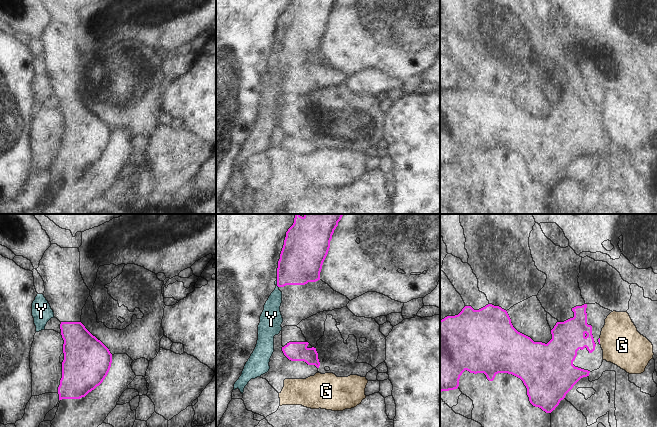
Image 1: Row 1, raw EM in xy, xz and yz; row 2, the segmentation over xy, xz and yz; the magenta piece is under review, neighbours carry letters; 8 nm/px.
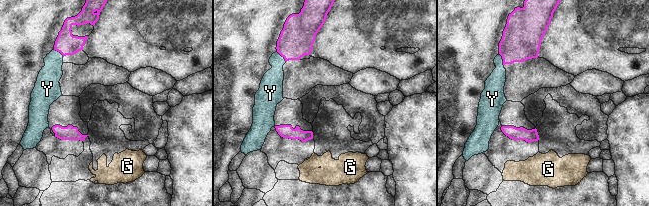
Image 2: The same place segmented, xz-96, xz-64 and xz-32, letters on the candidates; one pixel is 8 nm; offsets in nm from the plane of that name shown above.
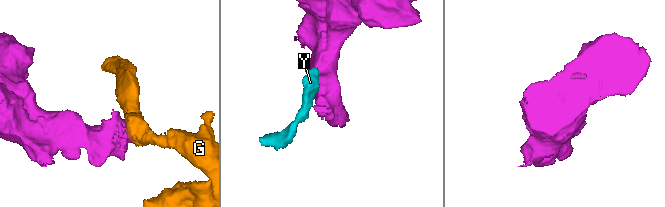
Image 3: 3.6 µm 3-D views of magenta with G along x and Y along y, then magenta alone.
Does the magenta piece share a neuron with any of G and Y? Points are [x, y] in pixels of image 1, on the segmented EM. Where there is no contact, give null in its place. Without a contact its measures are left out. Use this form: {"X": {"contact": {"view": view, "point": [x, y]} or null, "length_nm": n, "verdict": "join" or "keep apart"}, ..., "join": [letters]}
{"G": {"contact": {"view": "yz", "point": [599, 341]}, "length_nm": 50, "verdict": "keep apart"}, "Y": {"contact": {"view": "xz", "point": [277, 284]}, "length_nm": 70, "verdict": "keep apart"}, "join": []}

